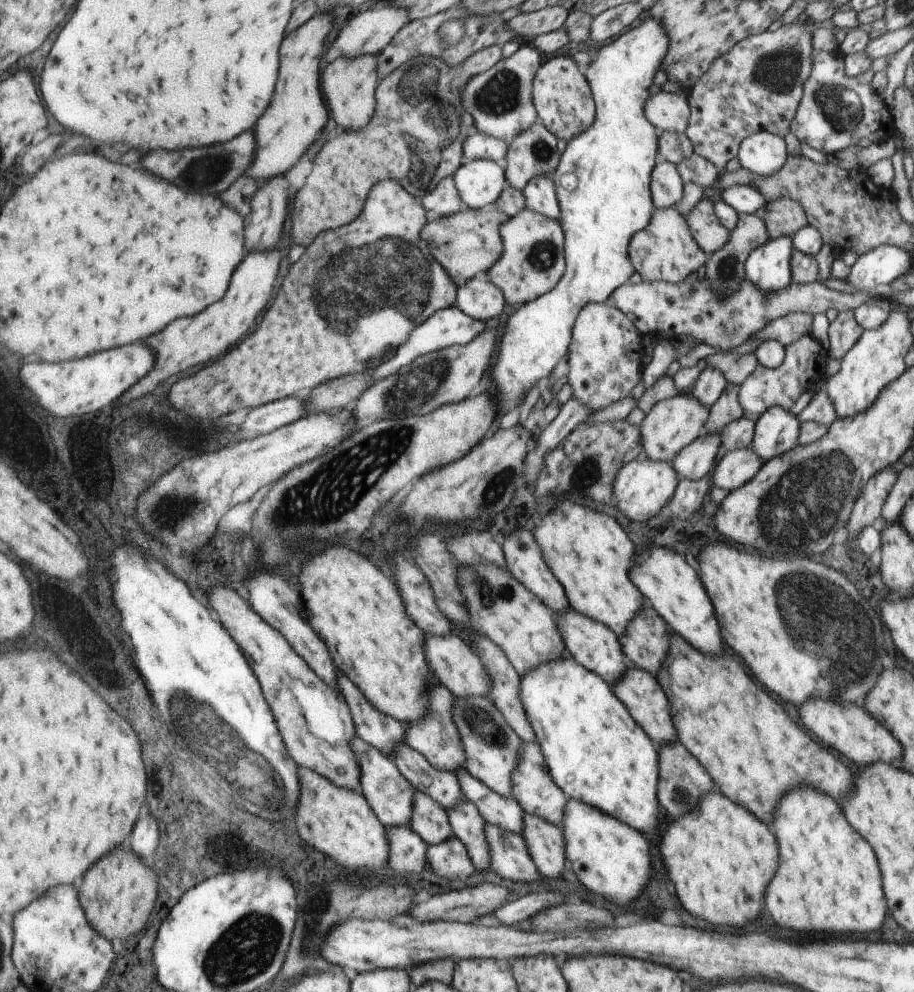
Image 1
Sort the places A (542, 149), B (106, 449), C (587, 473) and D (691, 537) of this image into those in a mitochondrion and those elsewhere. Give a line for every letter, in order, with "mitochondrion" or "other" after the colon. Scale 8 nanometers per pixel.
A: mitochondrion
B: other
C: mitochondrion
D: other

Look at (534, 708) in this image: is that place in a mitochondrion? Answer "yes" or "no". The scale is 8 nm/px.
no

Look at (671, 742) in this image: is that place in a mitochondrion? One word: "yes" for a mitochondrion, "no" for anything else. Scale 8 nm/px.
no

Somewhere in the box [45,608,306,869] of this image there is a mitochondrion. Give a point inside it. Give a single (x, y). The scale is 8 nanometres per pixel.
(219, 740)

